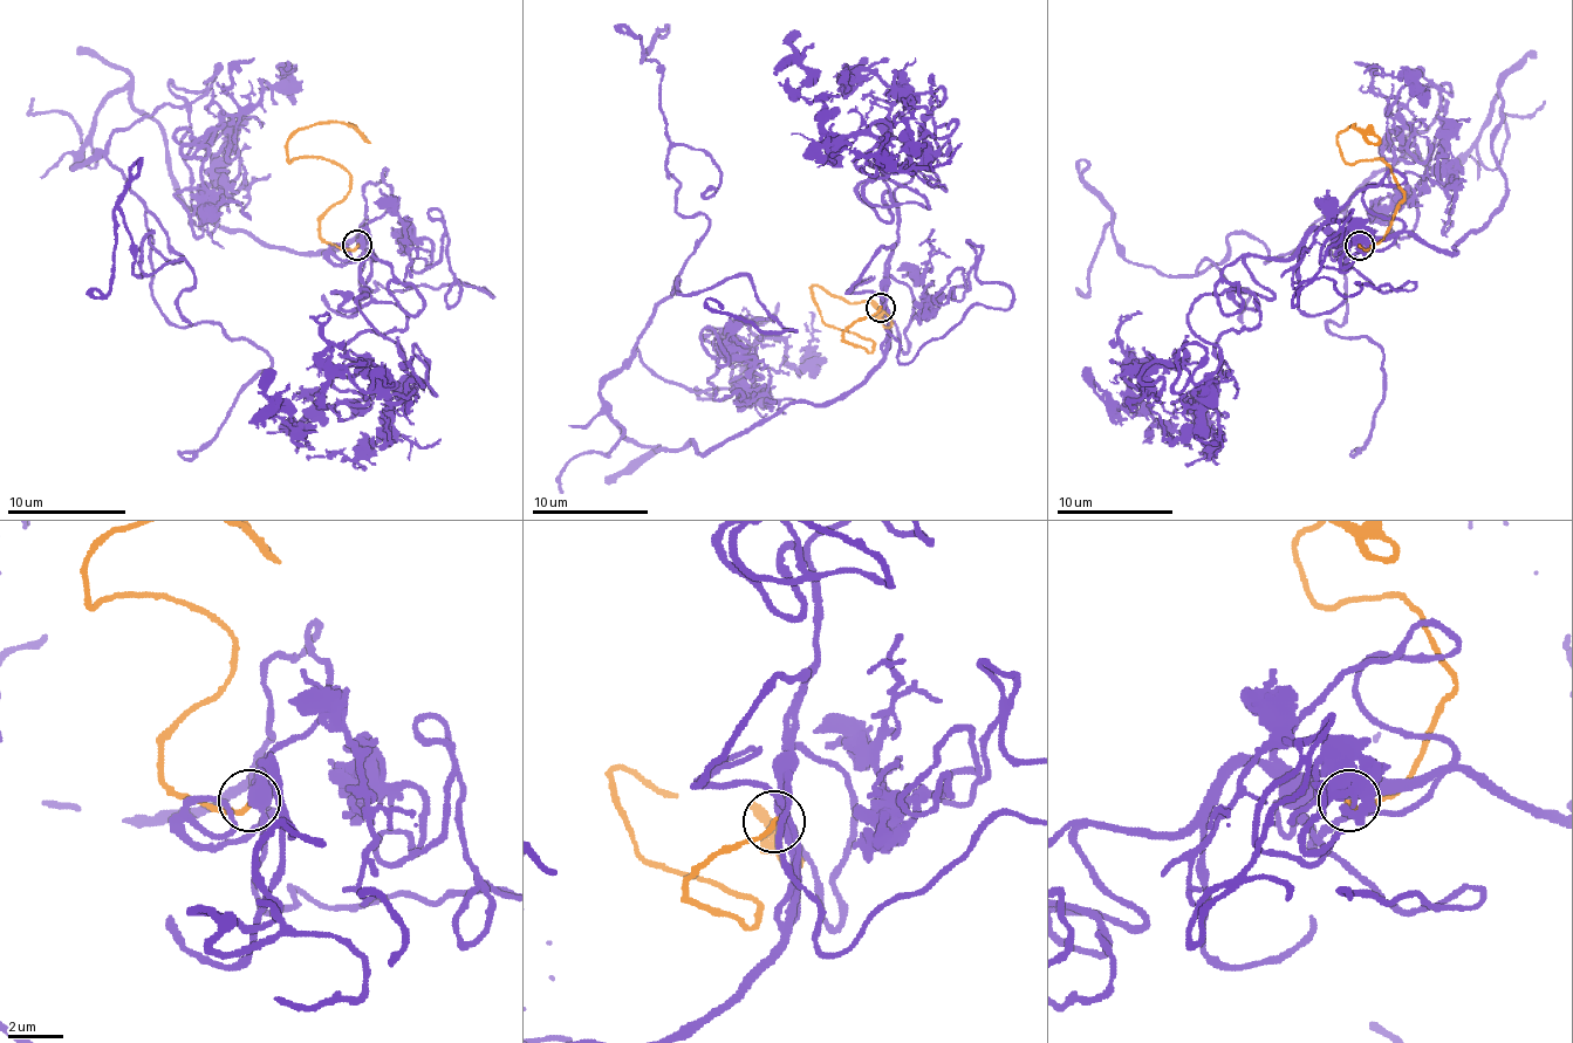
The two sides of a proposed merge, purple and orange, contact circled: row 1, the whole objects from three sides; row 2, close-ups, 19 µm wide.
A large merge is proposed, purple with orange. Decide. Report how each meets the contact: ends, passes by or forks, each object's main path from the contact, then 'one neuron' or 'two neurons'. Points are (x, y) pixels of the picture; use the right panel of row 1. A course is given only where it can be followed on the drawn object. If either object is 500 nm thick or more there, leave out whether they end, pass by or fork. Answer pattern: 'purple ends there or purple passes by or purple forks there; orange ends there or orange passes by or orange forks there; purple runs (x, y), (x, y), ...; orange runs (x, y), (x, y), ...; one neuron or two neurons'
purple forks there; orange ends there; purple runs (1359, 242), (1455, 254), (1502, 97), (1280, 258), (1164, 275), (1112, 222), (1076, 293); orange runs (1359, 246), (1368, 248), (1385, 234), (1402, 197), (1380, 158), (1351, 164), (1339, 144), (1353, 124), (1380, 144); two neurons

